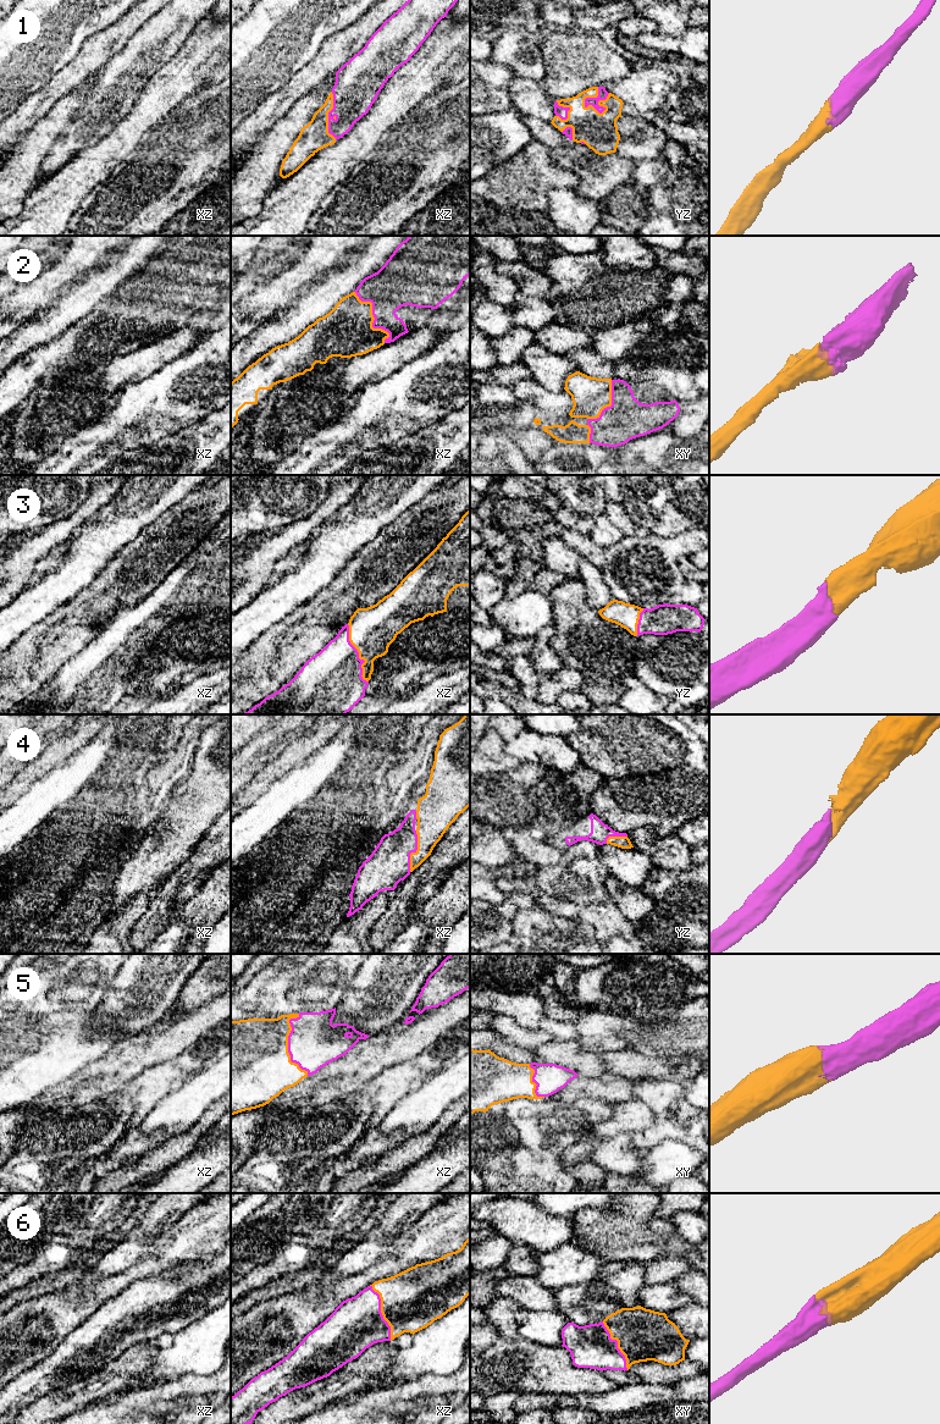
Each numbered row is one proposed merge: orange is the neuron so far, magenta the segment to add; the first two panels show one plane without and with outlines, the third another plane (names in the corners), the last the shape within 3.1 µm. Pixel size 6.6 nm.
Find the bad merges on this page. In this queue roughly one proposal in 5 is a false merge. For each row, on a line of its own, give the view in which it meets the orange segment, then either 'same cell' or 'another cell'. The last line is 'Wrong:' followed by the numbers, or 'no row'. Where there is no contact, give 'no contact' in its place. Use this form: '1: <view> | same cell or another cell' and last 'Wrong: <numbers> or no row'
1: yz | same cell
2: xz | same cell
3: xz | same cell
4: xz | same cell
5: xz | same cell
6: xz | same cell
Wrong: no row

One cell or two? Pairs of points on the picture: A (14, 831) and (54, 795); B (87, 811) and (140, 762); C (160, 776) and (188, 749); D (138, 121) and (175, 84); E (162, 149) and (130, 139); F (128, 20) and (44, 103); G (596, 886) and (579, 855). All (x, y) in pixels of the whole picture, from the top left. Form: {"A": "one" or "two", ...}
{"A": "one", "B": "one", "C": "one", "D": "one", "E": "two", "F": "one", "G": "one"}

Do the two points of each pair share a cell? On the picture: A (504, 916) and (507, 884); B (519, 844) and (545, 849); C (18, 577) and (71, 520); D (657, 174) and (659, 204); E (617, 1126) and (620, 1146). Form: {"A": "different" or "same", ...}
{"A": "different", "B": "same", "C": "same", "D": "different", "E": "different"}

